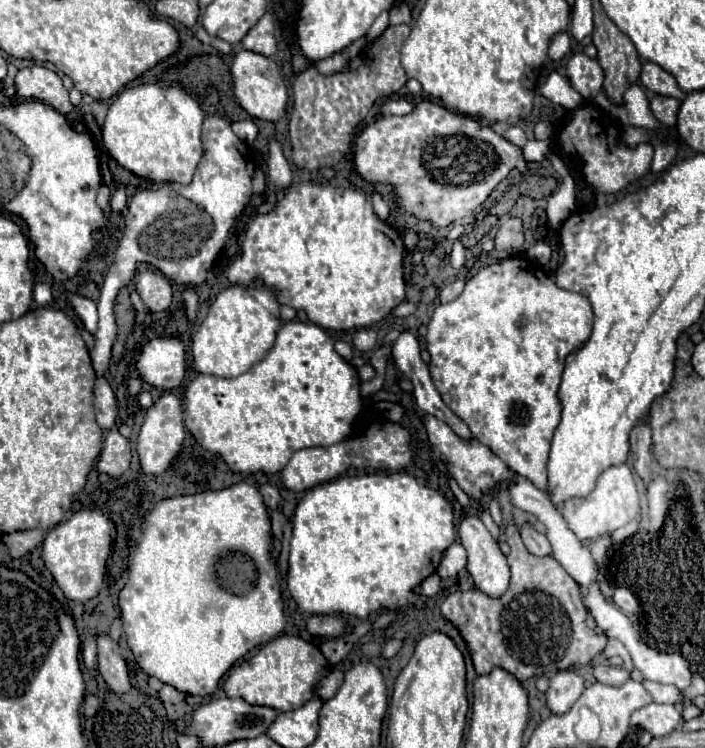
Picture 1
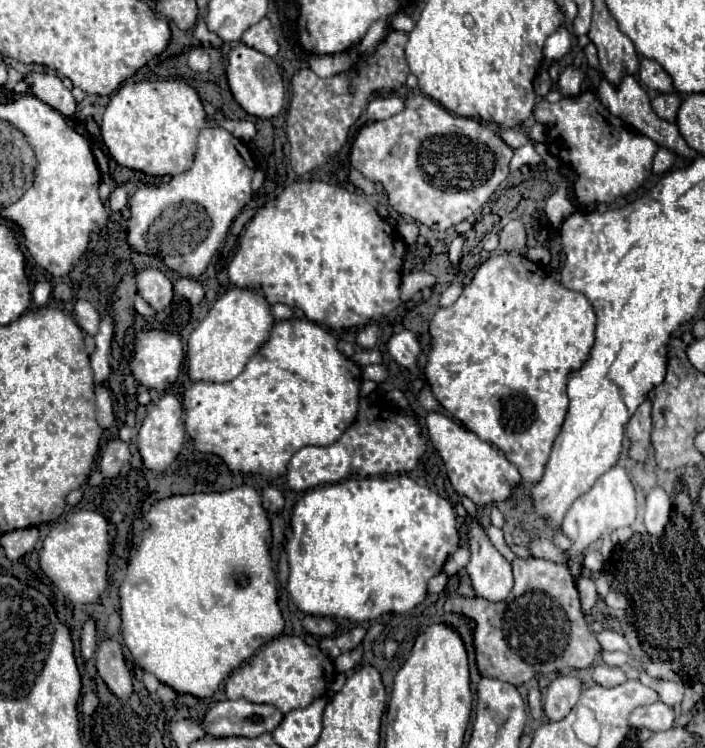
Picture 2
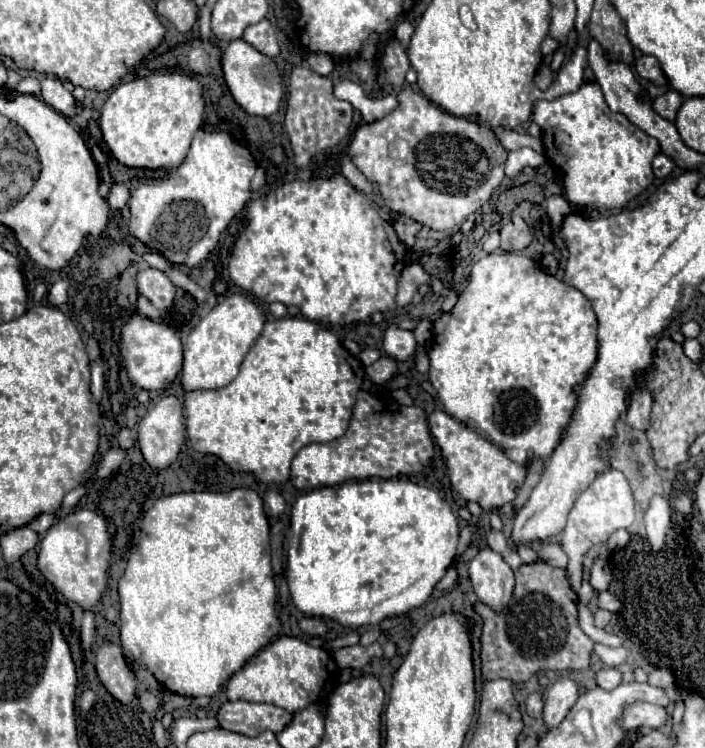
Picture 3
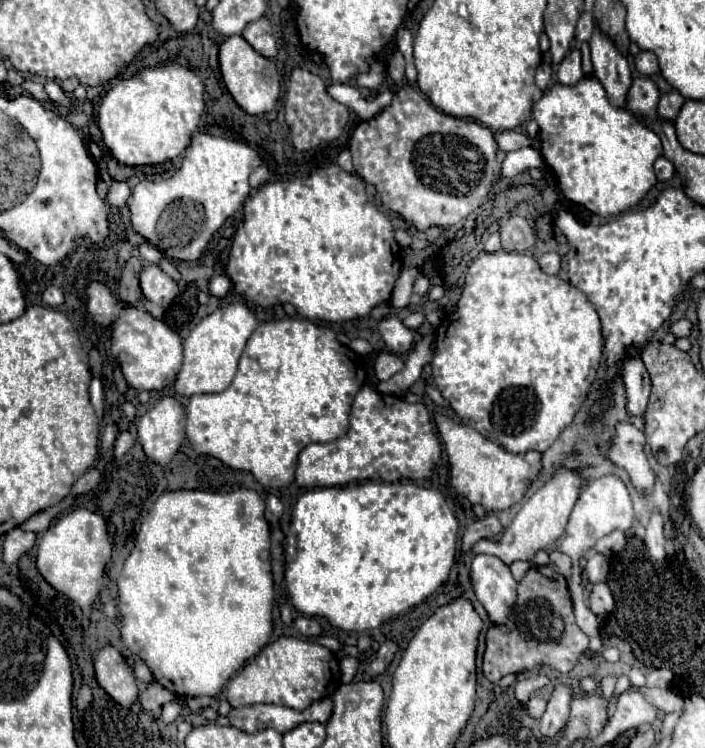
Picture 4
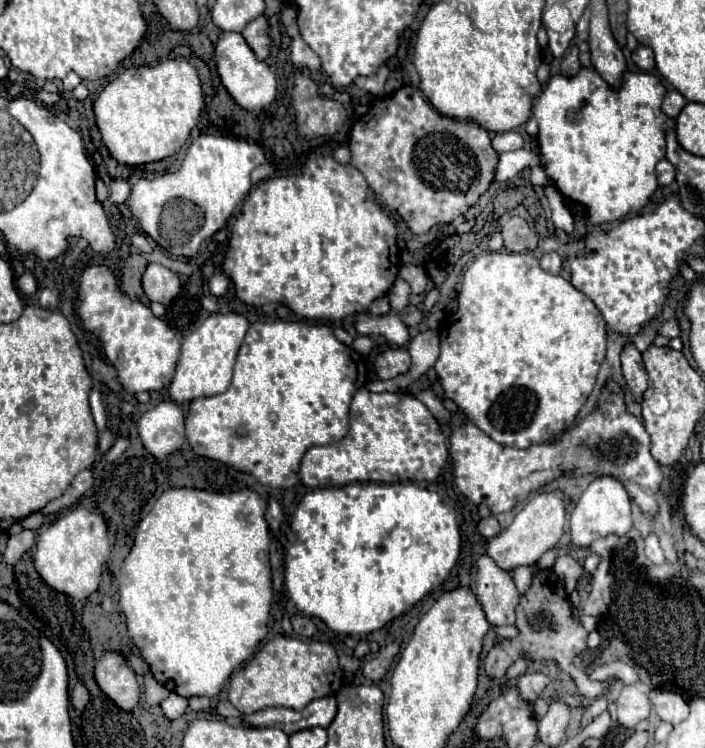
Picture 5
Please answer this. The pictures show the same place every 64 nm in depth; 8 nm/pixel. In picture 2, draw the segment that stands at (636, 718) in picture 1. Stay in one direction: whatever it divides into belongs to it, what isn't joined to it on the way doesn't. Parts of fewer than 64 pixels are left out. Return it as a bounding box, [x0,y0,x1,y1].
[628,702,674,732]

